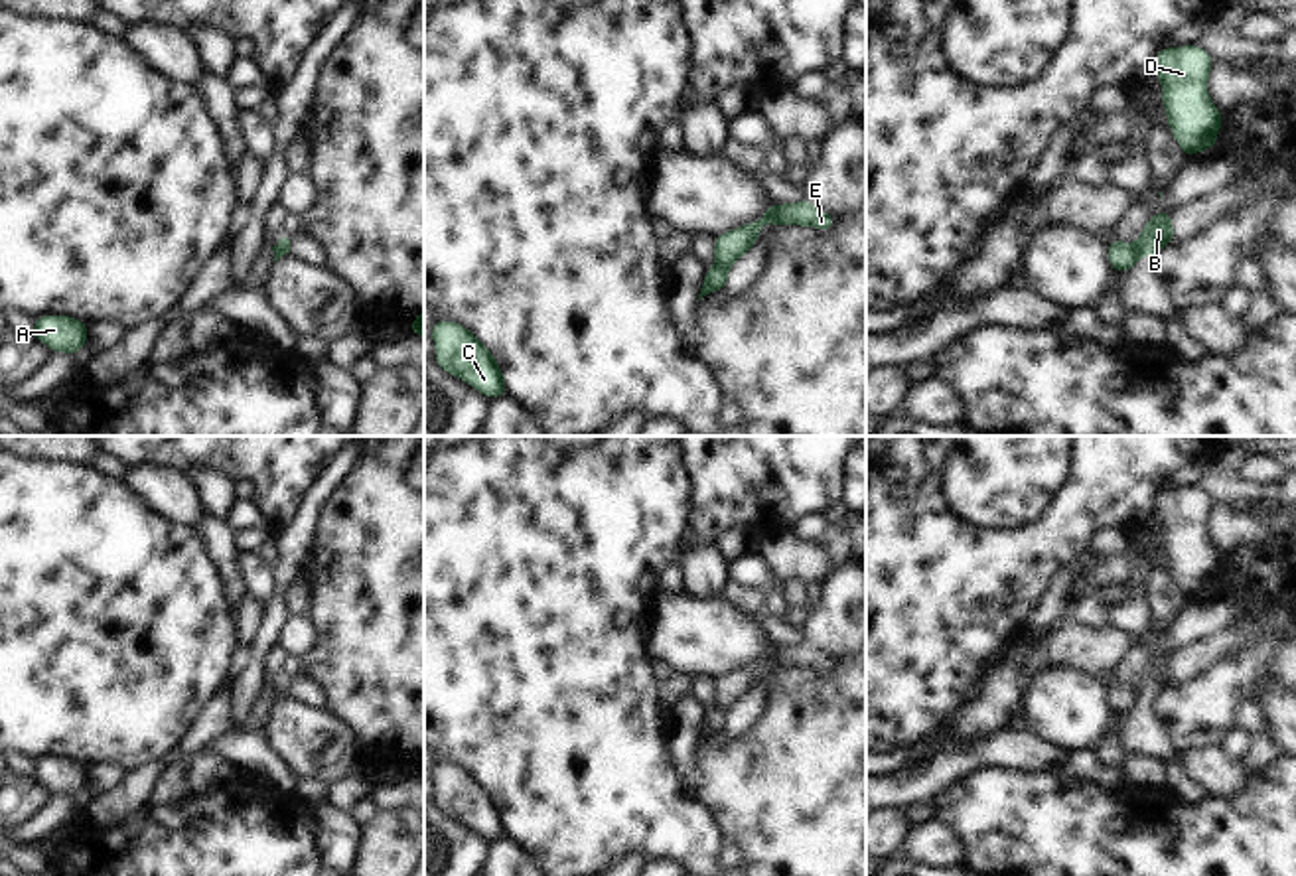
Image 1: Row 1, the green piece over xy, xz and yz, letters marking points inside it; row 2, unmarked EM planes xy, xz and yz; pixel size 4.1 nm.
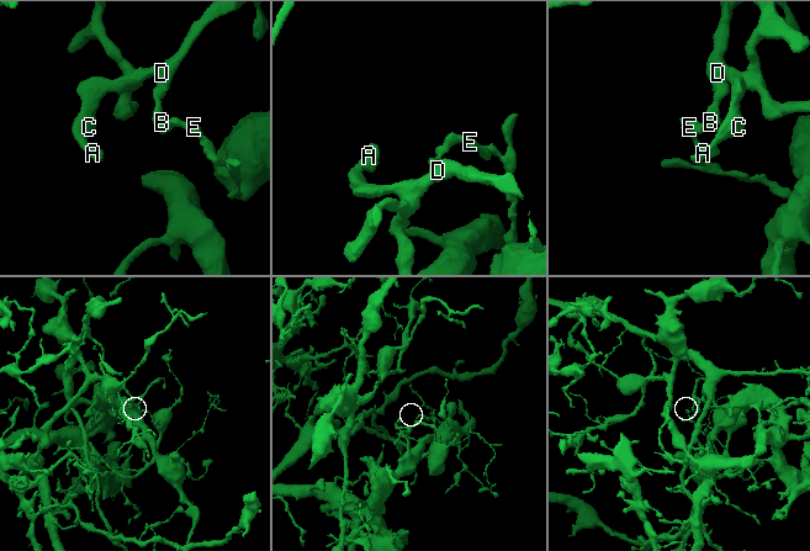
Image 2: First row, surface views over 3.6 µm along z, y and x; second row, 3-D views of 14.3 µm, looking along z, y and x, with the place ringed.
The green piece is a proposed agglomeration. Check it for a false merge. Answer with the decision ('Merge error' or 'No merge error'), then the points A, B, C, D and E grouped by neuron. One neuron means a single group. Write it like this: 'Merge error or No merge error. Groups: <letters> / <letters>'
Merge error. Groups: A B C D / E

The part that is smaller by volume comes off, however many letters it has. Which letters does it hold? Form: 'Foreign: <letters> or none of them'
Foreign: E

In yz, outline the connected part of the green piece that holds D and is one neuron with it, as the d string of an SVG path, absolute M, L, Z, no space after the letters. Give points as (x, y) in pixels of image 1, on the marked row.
M1199 45L1160 47L1154 73L1162 81L1162 105L1186 158L1213 150L1223 114L1207 95L1213 57Z

